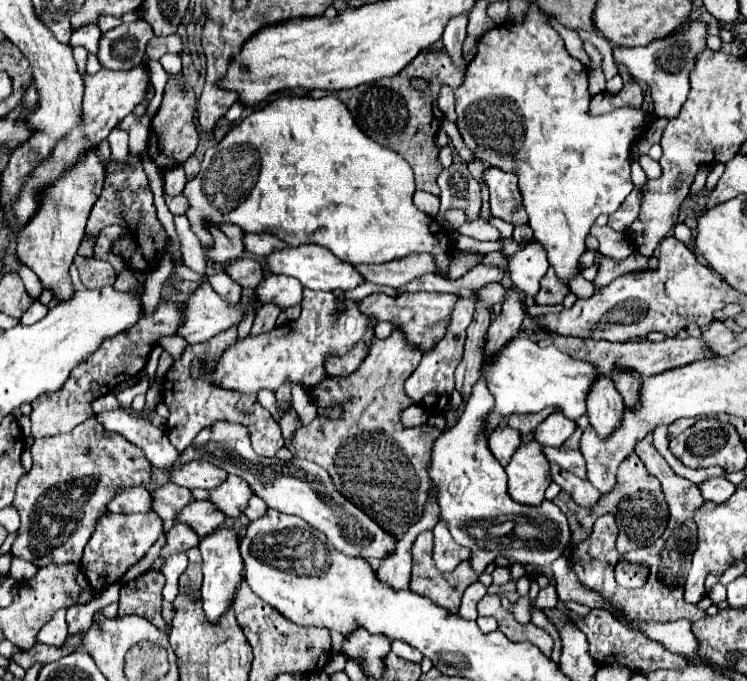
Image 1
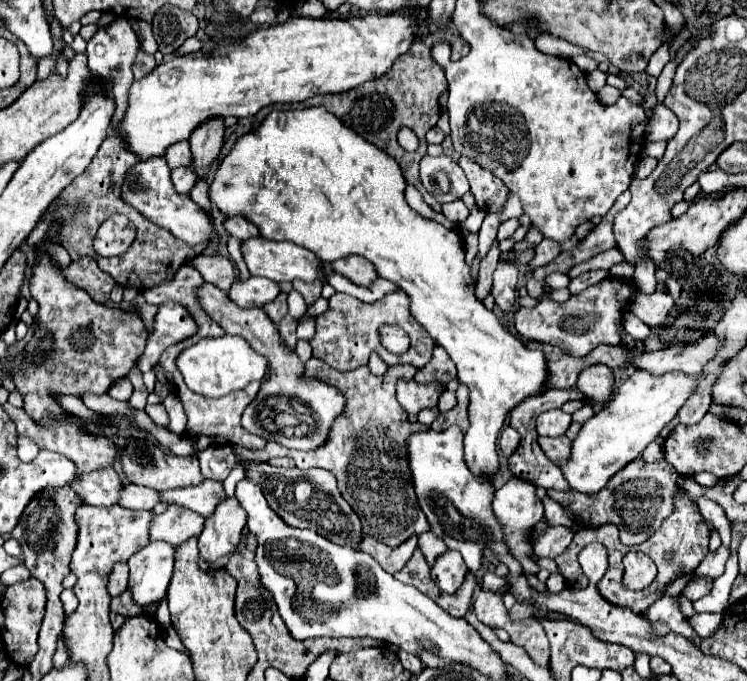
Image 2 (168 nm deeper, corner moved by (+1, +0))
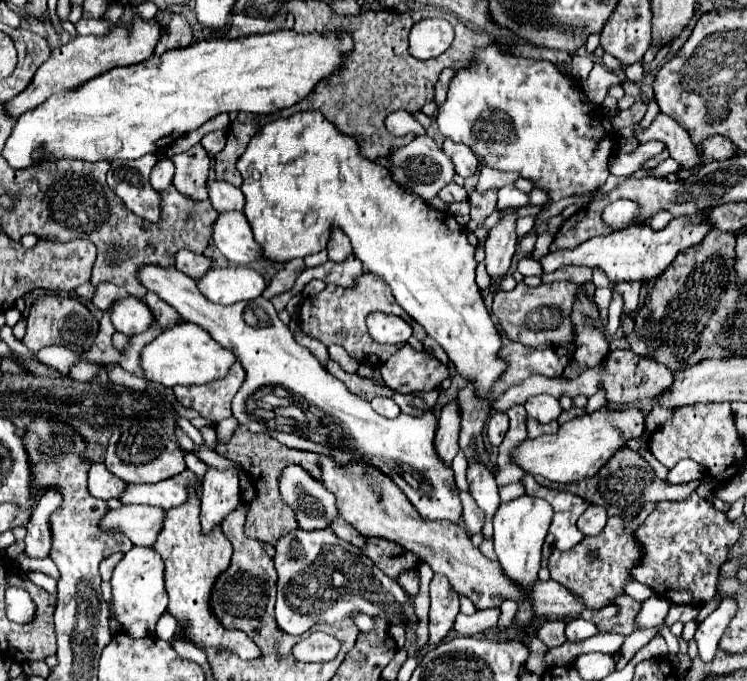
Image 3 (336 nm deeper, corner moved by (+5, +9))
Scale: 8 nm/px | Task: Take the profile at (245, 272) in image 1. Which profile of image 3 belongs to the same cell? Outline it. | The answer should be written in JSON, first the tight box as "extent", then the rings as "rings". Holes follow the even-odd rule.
{"extent":[176,250,212,280],"rings":[[[182,250],[176,254],[176,268],[190,278],[198,280],[198,276],[204,276],[212,268],[212,258],[204,254],[196,254],[190,250]]]}

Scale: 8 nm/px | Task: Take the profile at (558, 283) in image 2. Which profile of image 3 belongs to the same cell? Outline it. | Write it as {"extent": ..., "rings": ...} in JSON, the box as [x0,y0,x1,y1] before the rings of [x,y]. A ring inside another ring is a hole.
{"extent":[518,256,544,276],"rings":[[[526,256],[526,258],[522,258],[522,260],[518,262],[518,272],[522,272],[524,276],[542,276],[542,274],[544,274],[542,264],[536,262],[536,260],[530,258],[530,256]]]}

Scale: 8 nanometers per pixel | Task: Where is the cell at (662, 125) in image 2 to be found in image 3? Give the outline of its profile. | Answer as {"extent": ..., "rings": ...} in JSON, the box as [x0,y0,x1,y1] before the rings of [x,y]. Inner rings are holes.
{"extent":[634,112,702,168],"rings":[[[662,112],[654,118],[654,122],[648,128],[636,126],[634,136],[638,138],[638,142],[648,142],[648,140],[664,142],[666,148],[670,150],[670,158],[680,162],[684,168],[694,168],[698,162],[702,162],[702,158],[698,158],[700,156],[698,150],[690,142],[688,132],[682,126],[678,126],[674,118],[664,116]]]}

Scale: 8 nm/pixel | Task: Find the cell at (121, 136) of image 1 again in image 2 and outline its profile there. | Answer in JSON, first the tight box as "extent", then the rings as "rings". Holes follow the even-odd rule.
{"extent":[86,17,140,123],"rings":[[[118,17],[108,27],[100,27],[94,33],[94,37],[88,41],[88,49],[86,51],[88,51],[88,65],[90,65],[90,69],[94,73],[102,75],[102,77],[114,79],[112,99],[116,101],[116,109],[120,109],[120,111],[114,113],[114,119],[112,119],[116,123],[122,119],[122,113],[126,111],[126,87],[130,87],[130,83],[134,81],[130,67],[132,67],[132,61],[134,61],[134,57],[138,53],[138,47],[140,47],[138,45],[138,35],[134,33],[130,21],[128,19],[122,19],[122,17]]]}

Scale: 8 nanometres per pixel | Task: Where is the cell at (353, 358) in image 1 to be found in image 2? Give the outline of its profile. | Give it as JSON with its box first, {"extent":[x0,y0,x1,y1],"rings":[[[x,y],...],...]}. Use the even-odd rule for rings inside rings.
{"extent":[310,291,434,371],"rings":[[[398,291],[384,295],[382,299],[378,299],[372,305],[364,305],[358,299],[344,295],[344,293],[334,293],[328,299],[328,309],[316,317],[316,333],[310,339],[310,345],[312,345],[316,359],[326,361],[330,367],[334,367],[338,371],[352,371],[362,365],[368,365],[368,359],[374,351],[380,355],[380,359],[386,365],[408,363],[414,367],[424,367],[430,361],[430,353],[434,349],[434,341],[430,341],[430,337],[426,337],[426,331],[418,325],[418,321],[414,321],[414,317],[410,317],[410,313],[406,309],[406,295],[398,293]],[[386,323],[398,325],[410,335],[412,345],[404,355],[392,355],[380,345],[378,329]],[[422,347],[424,347],[424,353],[422,353]]]}

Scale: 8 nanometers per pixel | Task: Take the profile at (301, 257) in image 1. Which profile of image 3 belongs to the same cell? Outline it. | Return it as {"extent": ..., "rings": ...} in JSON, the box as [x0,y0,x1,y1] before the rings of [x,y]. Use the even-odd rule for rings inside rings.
{"extent":[214,212,282,268],"rings":[[[224,212],[214,222],[214,244],[232,264],[256,264],[266,262],[270,268],[280,268],[282,264],[274,264],[274,260],[266,260],[262,256],[262,248],[258,248],[252,238],[252,228],[242,212]]]}

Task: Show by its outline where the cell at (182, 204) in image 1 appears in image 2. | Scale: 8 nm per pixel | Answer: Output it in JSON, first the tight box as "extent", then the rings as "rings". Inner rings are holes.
{"extent":[120,157,216,245],"rings":[[[152,157],[152,161],[136,163],[134,169],[126,173],[120,191],[122,191],[122,201],[134,207],[148,221],[154,221],[158,227],[170,231],[176,239],[188,245],[198,245],[200,241],[214,245],[216,229],[212,219],[188,195],[174,193],[174,187],[170,185],[170,167],[164,157],[158,157],[158,159]]]}

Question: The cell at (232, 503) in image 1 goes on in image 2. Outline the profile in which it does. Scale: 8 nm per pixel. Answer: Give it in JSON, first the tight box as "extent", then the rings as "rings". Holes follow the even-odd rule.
{"extent":[160,481,226,517],"rings":[[[202,481],[200,485],[194,487],[184,487],[184,489],[170,489],[160,493],[160,501],[166,505],[180,505],[186,507],[200,517],[210,517],[214,511],[214,505],[226,497],[224,487],[220,481]]]}

